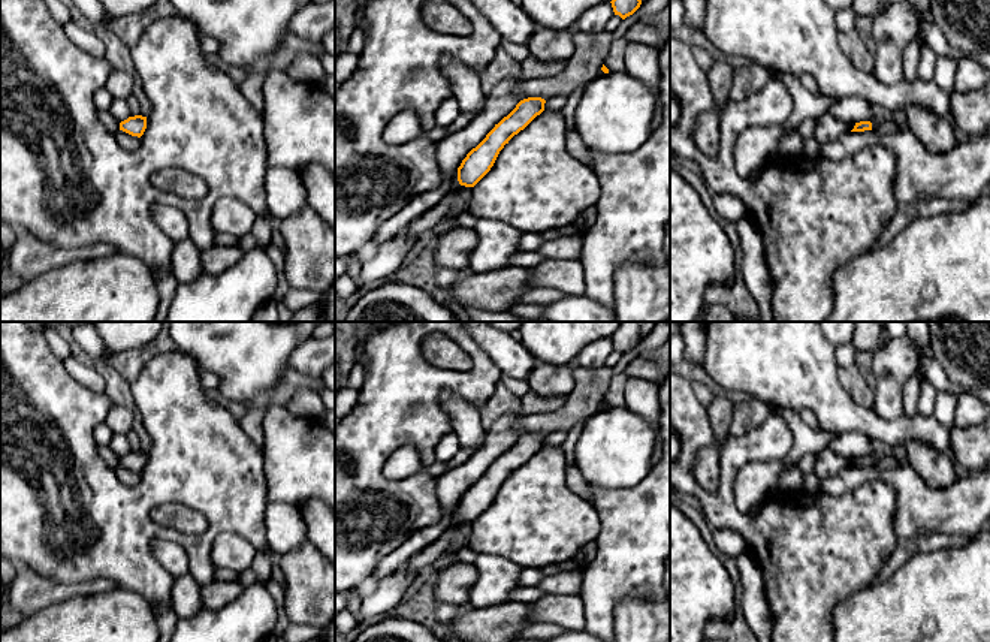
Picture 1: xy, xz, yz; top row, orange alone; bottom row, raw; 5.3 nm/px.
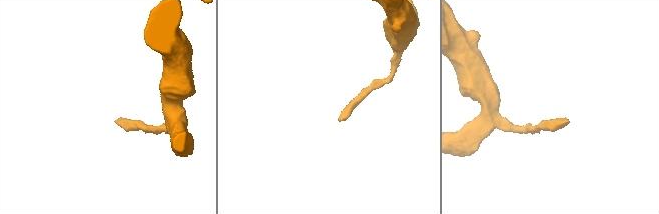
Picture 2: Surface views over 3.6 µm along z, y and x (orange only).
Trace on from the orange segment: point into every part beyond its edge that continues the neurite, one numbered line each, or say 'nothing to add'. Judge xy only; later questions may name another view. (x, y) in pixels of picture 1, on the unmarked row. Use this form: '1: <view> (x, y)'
nothing to add

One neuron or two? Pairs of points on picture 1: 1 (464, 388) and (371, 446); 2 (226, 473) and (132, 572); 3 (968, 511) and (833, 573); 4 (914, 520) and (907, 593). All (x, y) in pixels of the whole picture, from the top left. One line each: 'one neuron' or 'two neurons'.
1: one neuron
2: one neuron
3: two neurons
4: two neurons

